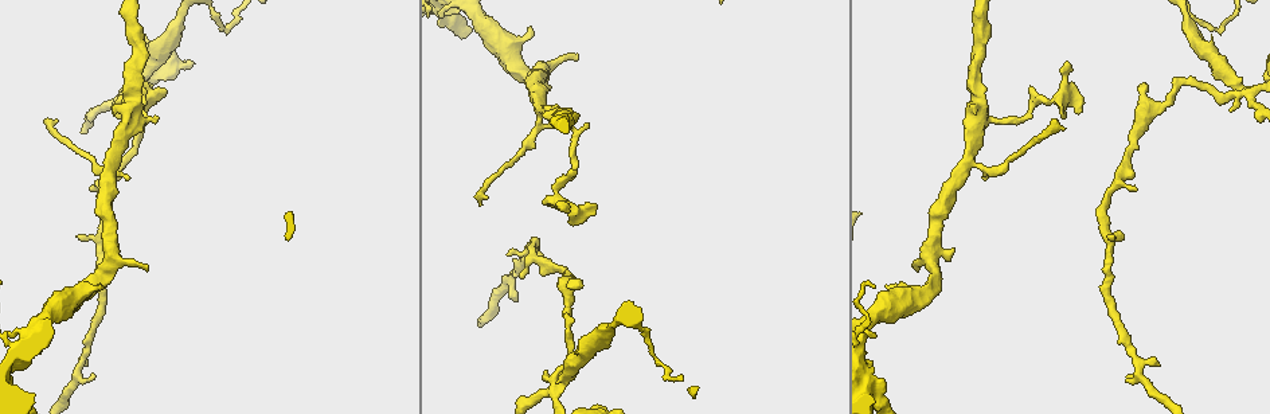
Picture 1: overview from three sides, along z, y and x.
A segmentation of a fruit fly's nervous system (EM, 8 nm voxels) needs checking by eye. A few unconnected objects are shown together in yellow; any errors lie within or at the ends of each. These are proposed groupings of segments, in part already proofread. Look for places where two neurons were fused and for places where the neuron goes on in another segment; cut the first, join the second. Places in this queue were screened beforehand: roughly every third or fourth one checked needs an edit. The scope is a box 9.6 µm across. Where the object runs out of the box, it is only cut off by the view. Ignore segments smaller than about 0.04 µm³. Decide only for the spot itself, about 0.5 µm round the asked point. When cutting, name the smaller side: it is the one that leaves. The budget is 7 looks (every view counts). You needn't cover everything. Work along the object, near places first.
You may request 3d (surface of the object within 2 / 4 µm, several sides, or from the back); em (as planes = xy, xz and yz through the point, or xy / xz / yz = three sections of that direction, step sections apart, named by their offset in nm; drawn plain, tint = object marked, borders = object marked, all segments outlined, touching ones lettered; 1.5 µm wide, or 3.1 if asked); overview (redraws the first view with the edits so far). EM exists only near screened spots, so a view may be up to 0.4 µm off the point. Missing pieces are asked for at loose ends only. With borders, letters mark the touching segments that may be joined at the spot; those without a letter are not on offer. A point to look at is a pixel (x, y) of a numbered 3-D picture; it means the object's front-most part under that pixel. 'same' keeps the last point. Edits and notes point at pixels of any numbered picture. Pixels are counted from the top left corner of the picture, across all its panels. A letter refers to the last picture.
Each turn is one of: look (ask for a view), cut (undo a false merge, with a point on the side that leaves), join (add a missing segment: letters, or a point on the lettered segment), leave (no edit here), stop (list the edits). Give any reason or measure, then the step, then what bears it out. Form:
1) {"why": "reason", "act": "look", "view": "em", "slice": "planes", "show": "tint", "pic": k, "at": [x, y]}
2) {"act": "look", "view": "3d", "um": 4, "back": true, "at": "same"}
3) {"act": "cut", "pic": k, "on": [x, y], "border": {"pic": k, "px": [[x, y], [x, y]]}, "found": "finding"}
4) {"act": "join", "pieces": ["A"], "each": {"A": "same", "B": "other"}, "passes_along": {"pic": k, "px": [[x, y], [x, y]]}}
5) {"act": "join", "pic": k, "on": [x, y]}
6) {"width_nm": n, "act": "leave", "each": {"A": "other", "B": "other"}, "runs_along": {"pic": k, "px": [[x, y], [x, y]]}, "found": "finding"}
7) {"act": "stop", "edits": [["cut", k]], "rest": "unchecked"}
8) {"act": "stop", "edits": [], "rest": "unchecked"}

{"why": "looks like a crossing", "act": "look", "view": "em", "slice": "yz", "step": 8, "show": "tint", "pic": 1, "at": [557, 389]}

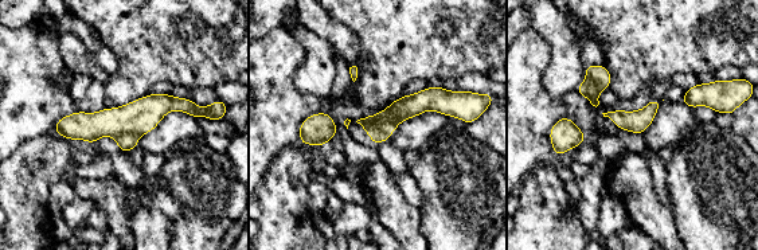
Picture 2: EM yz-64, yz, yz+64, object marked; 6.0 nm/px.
{"why": "another direction", "act": "look", "view": "em", "slice": "planes", "show": "borders", "at": "same"}

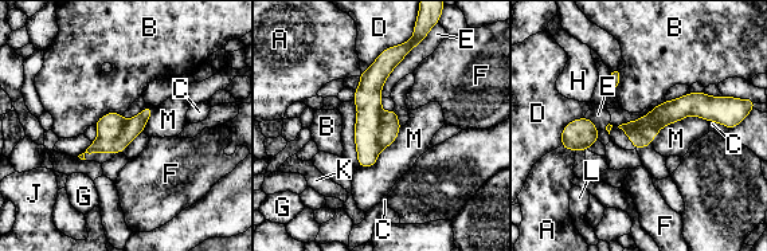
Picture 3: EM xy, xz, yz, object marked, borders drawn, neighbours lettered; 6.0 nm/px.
{"act": "cut", "pic": 3, "on": [641, 136], "each": {"A": "other", "B": "other", "C": "other", "D": "other", "E": "other", "F": "other", "G": "other", "H": "other", "J": "other", "K": "other", "L": "other", "M": "other"}, "part_leaving": {"pic": 3, "px": [[149, 110], [116, 146], [92, 149]]}, "found": "a second neuron is stuck on"}

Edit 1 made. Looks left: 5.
{"act": "look", "view": "overview"}

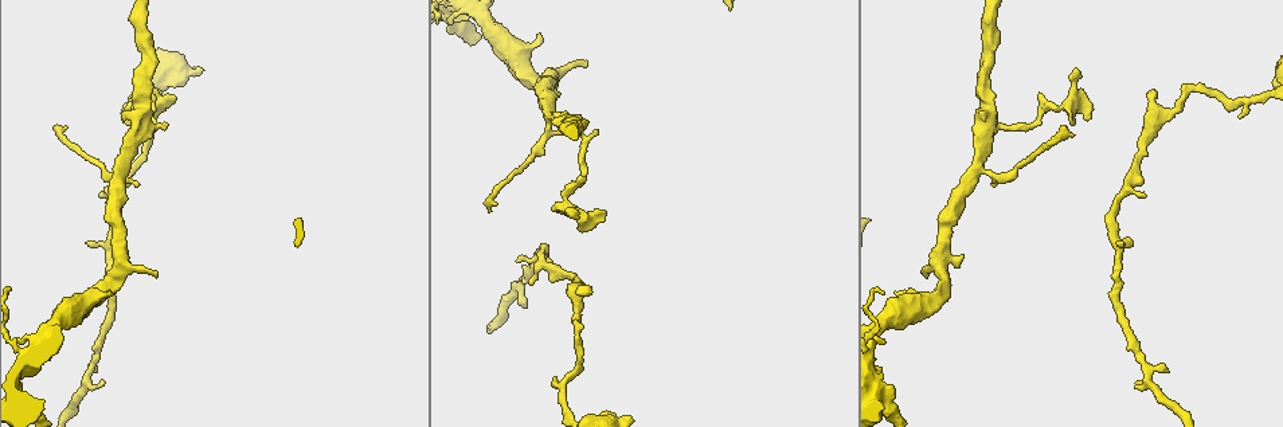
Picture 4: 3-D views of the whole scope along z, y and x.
{"why": "tapers out", "act": "look", "view": "em", "slice": "xy", "step": 8, "show": "borders", "pic": 4, "at": [98, 196]}

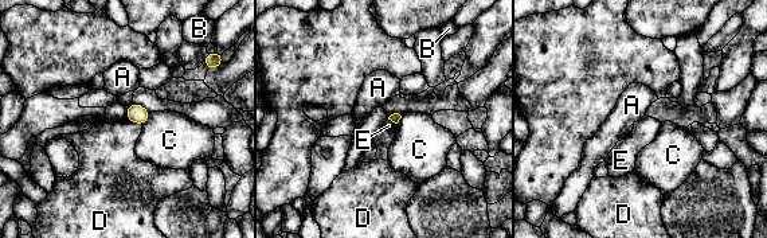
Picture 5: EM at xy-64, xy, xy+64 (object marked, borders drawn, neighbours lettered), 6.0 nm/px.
{"act": "leave", "each": {"A": "other", "B": "other", "C": "other", "D": "other", "E": "other"}, "border": {"pic": 5, "px": [[126, 118], [141, 125]]}, "found": "none of them fits"}

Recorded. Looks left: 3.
{"act": "stop", "edits": [["cut", 3]], "rest": "unchecked"}

